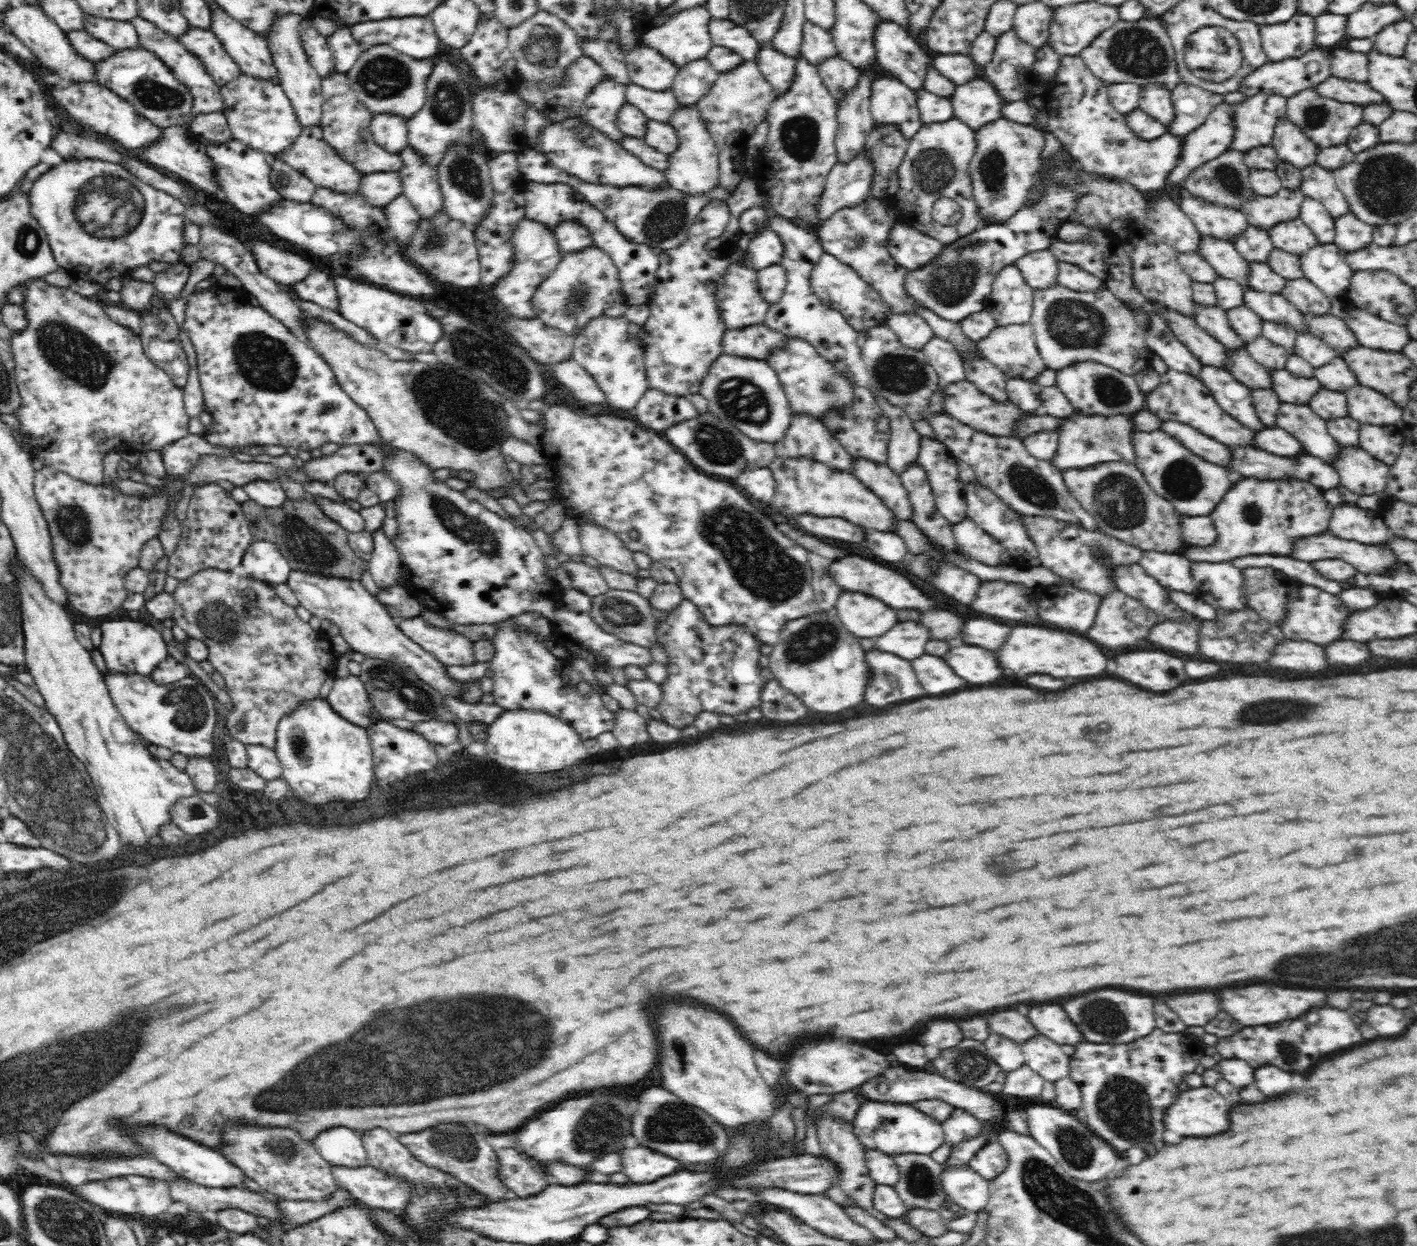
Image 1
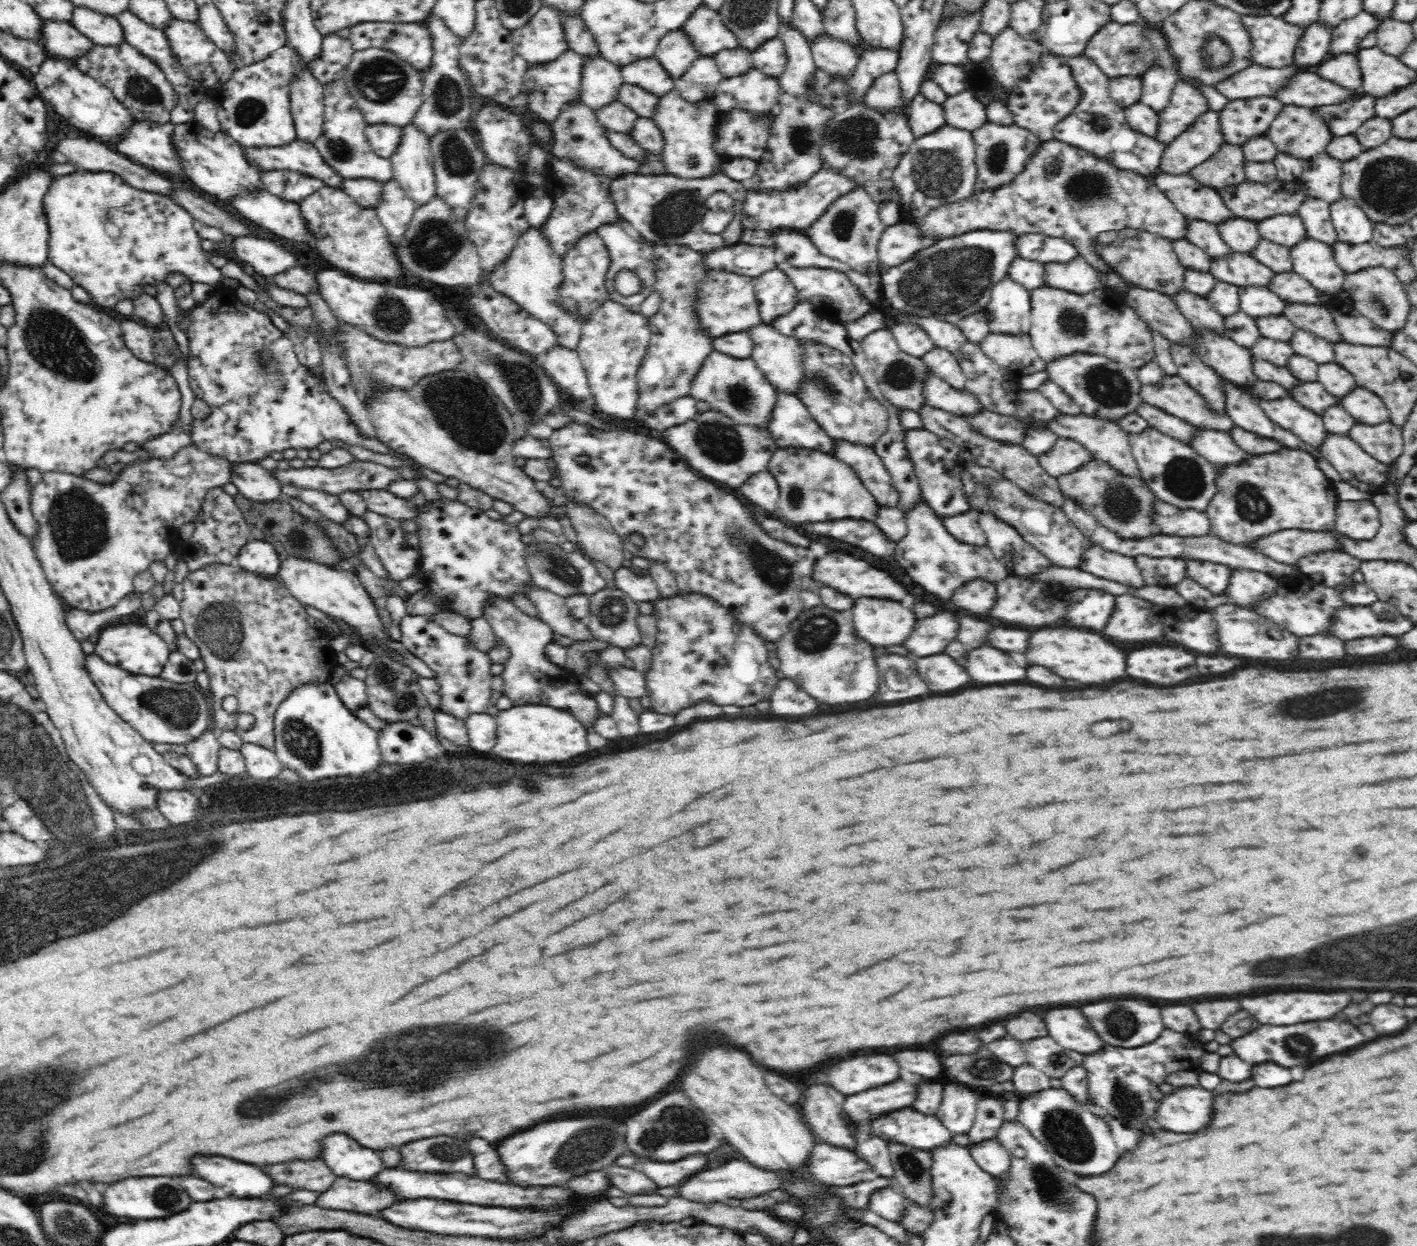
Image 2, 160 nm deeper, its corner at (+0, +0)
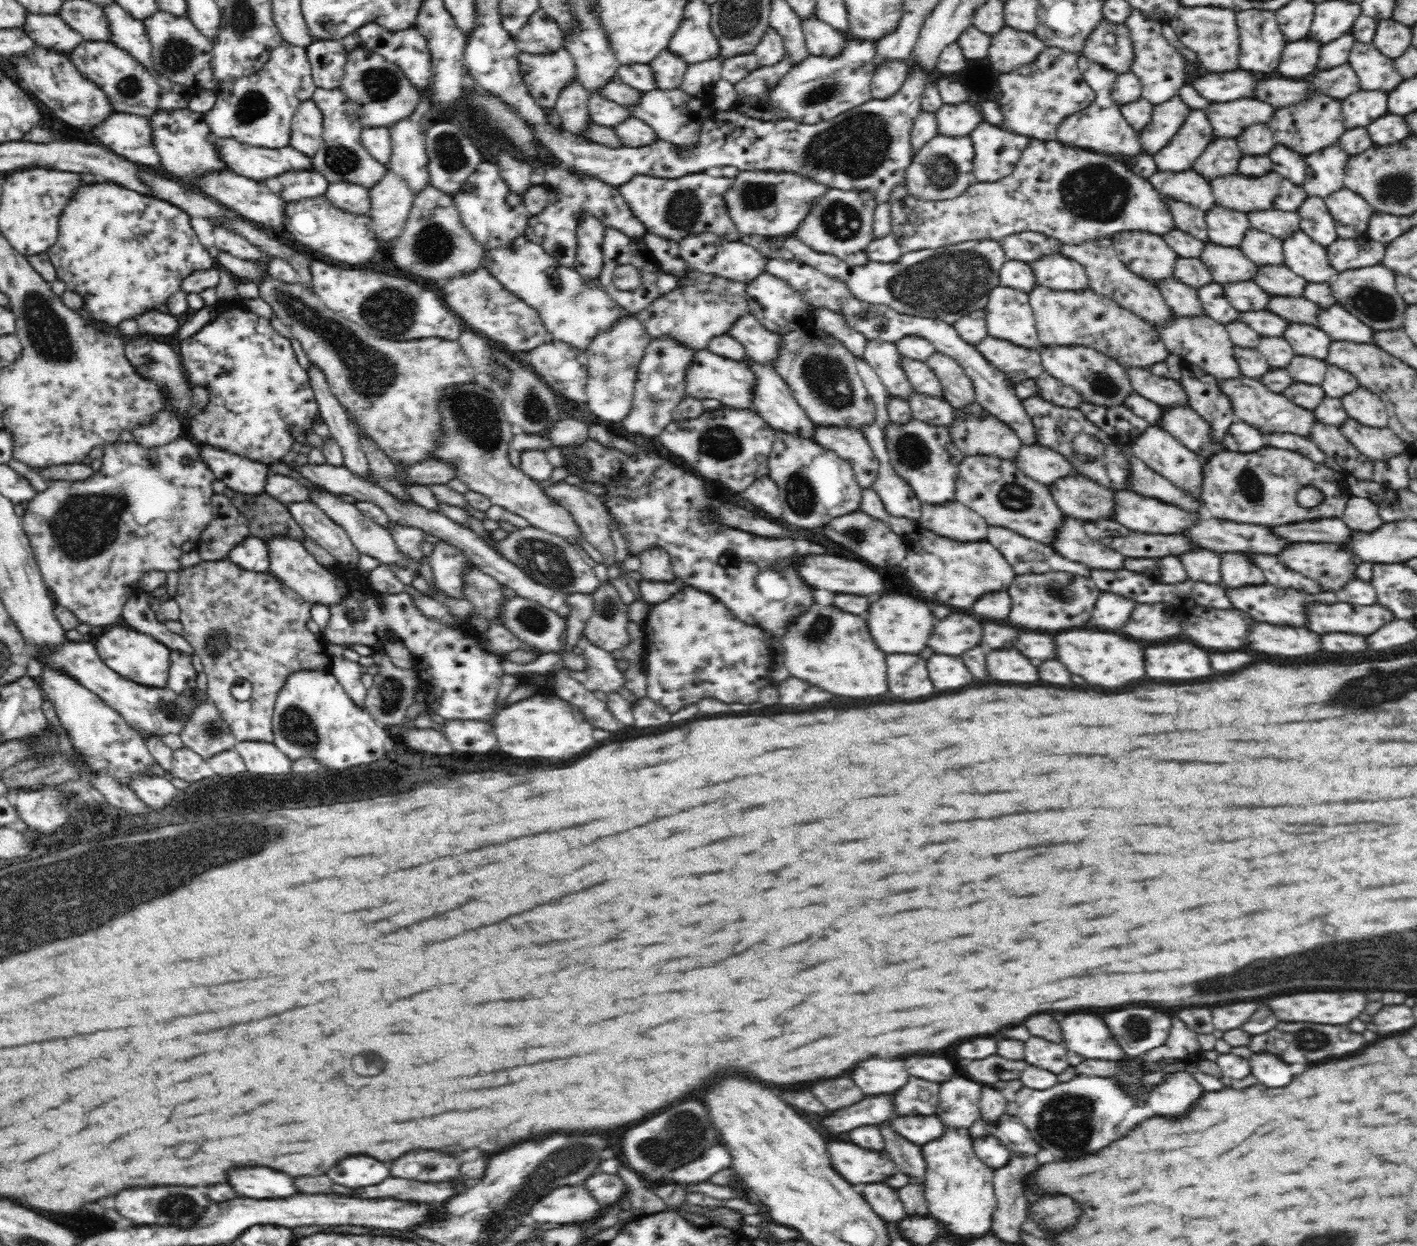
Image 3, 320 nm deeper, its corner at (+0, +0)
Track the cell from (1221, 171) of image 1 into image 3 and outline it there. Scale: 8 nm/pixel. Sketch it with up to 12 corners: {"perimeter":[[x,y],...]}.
{"perimeter":[[1218,138],[1195,161],[1205,180],[1236,174],[1243,152]]}

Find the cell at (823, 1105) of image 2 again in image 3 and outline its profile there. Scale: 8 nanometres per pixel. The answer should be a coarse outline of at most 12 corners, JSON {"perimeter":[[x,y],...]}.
{"perimeter":[[850,1078],[810,1086],[823,1111],[836,1112],[864,1098]]}

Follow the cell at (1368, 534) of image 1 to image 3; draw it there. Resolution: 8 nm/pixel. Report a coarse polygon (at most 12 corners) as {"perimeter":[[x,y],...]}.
{"perimeter":[[1351,496],[1344,518],[1353,532],[1378,530],[1385,522],[1369,498]]}

